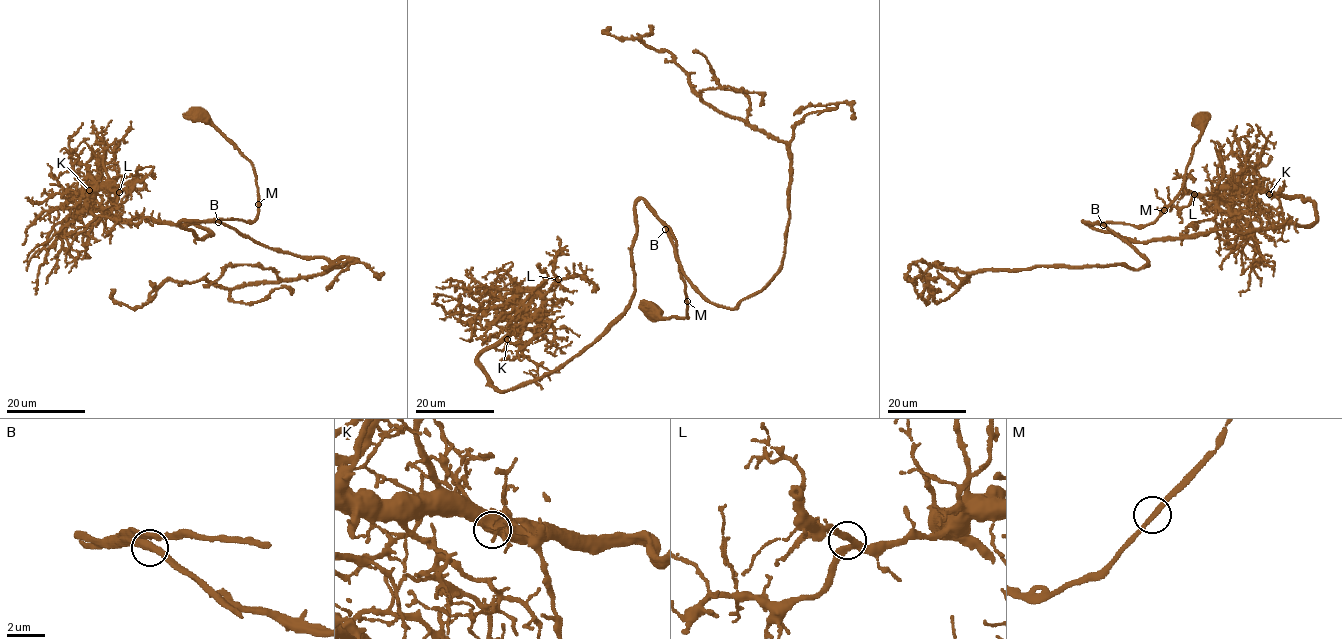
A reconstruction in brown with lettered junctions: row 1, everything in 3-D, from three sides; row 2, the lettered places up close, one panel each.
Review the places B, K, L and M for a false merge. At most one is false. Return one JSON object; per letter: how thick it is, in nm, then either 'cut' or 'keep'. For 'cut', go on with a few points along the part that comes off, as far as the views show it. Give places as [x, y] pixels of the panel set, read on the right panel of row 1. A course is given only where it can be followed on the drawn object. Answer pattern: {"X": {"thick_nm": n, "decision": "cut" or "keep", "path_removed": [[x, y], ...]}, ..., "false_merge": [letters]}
{"B": {"thick_nm": 420, "decision": "keep"}, "K": {"thick_nm": 380, "decision": "keep"}, "L": {"thick_nm": 300, "decision": "keep"}, "M": {"thick_nm": 280, "decision": "keep"}, "false_merge": []}

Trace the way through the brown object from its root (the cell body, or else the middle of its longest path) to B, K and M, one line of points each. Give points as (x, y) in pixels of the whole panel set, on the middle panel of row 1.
B: (656, 310), (662, 318), (688, 317), (676, 240), (670, 230), (665, 229)
K: (656, 310), (688, 317), (676, 240), (640, 199), (634, 295), (606, 330), (495, 390), (478, 357), (507, 339)
M: (656, 310), (662, 318), (687, 318), (686, 301)

